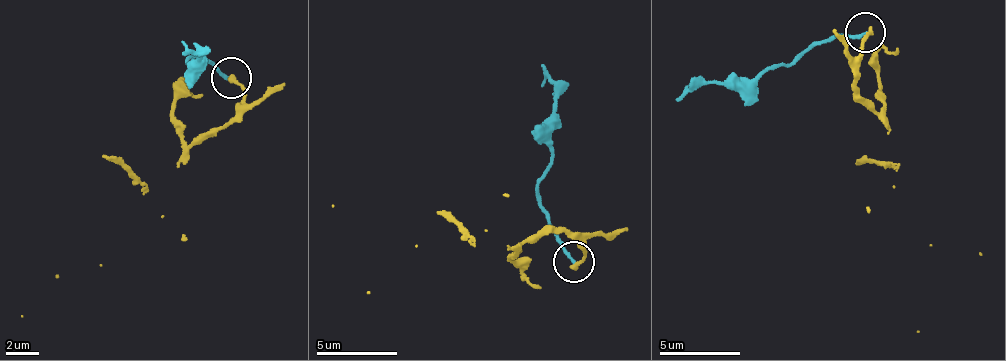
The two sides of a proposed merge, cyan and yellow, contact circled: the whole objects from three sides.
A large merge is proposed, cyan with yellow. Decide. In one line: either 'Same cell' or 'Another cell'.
Another cell

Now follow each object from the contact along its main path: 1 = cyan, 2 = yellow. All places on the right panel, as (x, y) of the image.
1: (864, 34), (811, 42), (800, 53), (750, 79), (693, 84), (674, 100)
2: (868, 33), (863, 36), (856, 73), (858, 94), (886, 128), (893, 187), (929, 244), (979, 254), (918, 331)

